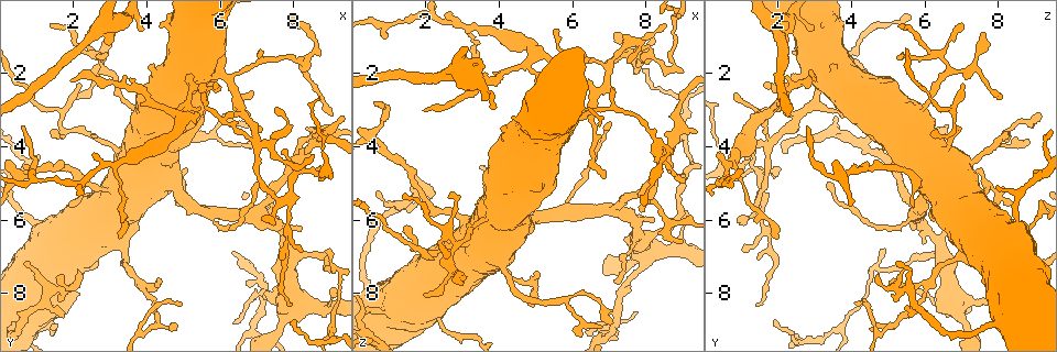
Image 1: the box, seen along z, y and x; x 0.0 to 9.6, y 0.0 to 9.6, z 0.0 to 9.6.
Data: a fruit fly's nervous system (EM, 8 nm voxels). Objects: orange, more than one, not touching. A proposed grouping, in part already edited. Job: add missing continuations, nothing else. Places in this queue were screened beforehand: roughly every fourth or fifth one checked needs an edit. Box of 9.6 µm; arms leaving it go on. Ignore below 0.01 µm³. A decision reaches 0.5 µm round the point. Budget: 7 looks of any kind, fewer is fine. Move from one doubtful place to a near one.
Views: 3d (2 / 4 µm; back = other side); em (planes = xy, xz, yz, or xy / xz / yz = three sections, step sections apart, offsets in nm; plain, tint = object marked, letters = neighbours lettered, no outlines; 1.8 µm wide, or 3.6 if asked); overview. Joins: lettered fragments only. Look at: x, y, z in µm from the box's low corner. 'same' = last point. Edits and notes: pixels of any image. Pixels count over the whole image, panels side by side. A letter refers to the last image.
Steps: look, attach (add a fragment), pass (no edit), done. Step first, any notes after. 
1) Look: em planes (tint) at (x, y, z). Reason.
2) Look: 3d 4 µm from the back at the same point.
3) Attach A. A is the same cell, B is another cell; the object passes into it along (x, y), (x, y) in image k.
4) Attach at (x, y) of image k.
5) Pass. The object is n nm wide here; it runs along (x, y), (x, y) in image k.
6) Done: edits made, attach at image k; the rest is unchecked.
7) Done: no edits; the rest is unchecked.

Look: em yz step 16 (tint) at (7.30, 6.10, 0.85). Thin end.

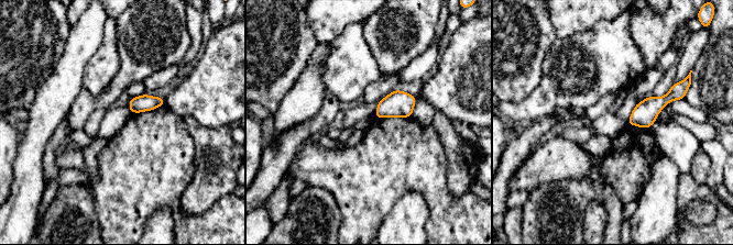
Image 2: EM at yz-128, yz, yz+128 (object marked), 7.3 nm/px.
Look: em planes (letters) at the same point.

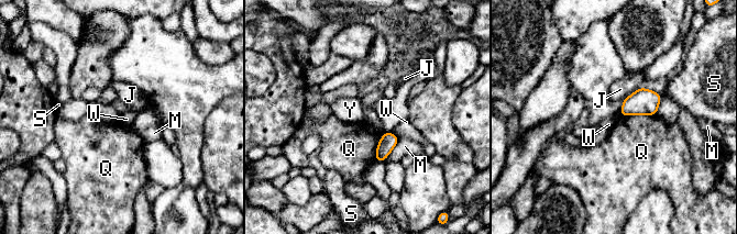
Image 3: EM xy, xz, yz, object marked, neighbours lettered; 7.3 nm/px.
Pass. The longest contact is with Q, 260 nm; J, M, Q, S, W and Y are other cells; no lettered fragment goes on from it.

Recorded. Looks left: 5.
Look: 3d 4 µm at (7.70, 4.35, 1.15). Thin neck.

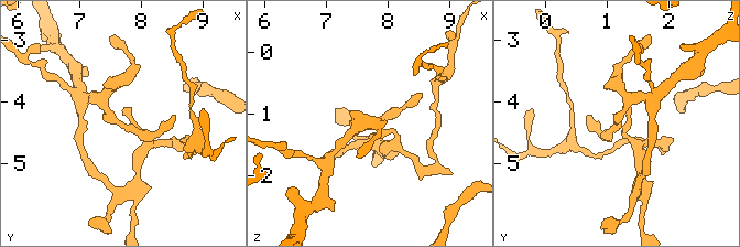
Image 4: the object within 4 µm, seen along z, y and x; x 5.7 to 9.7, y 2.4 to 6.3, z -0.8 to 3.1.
Look: em planes (plain) at (7.75, 4.45, 1.15).

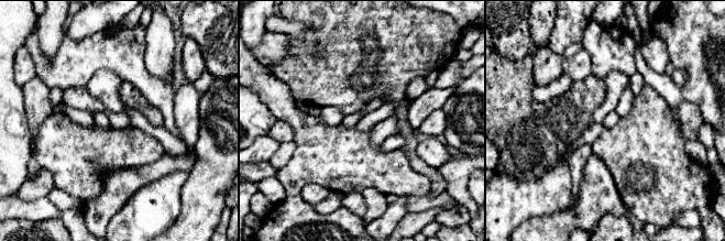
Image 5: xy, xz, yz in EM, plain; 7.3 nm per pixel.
Look: em planes (letters) at the same point.

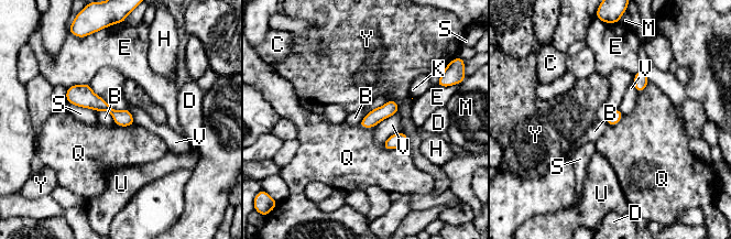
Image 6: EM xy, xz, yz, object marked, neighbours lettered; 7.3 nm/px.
Pass. B, C, D, E, H, K, M, Q, S, U, V and Y are other cells; a border runs along (96, 110), (107, 110), (117, 125) in image 6; no lettered fragment goes on from it.

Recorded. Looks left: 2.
Look: em planes (letters) at (3.25, 6.50, 1.95). Free end.

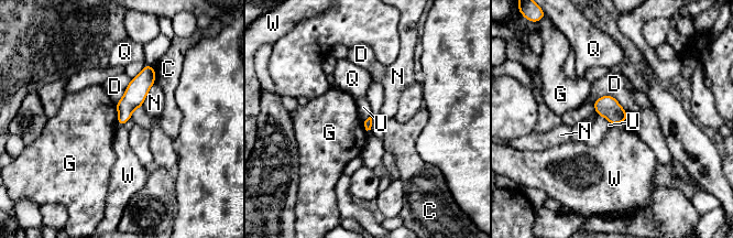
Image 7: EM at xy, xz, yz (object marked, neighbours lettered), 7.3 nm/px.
Pass. C, D, G, N, Q, U and W are other cells; it runs along (150, 68), (120, 121) in image 7; none of them fits.

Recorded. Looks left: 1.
Done: no edits; the rest is unchecked.

